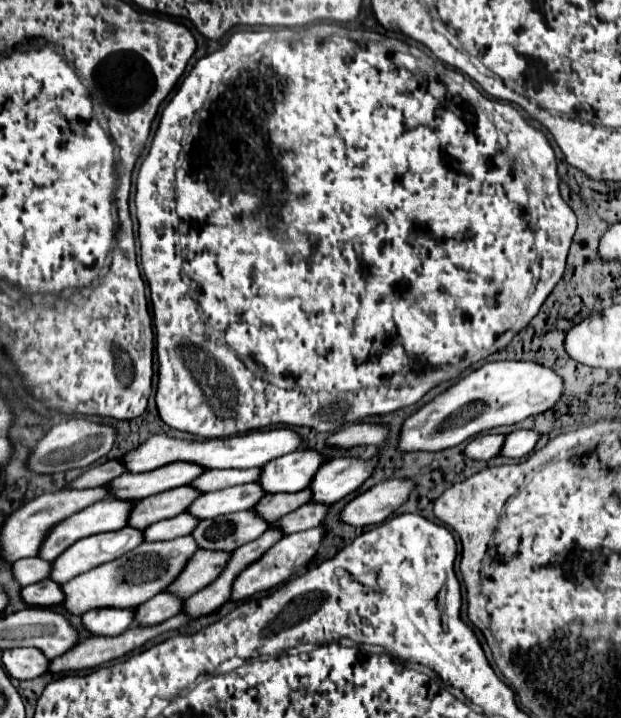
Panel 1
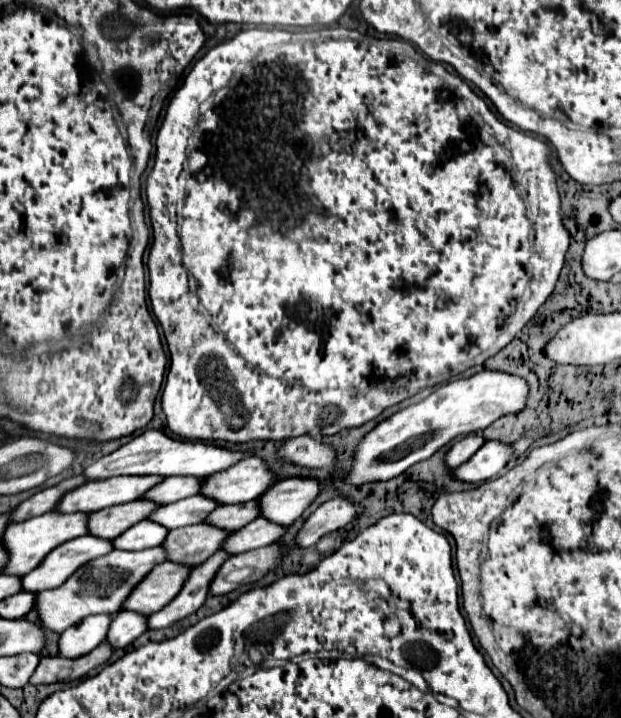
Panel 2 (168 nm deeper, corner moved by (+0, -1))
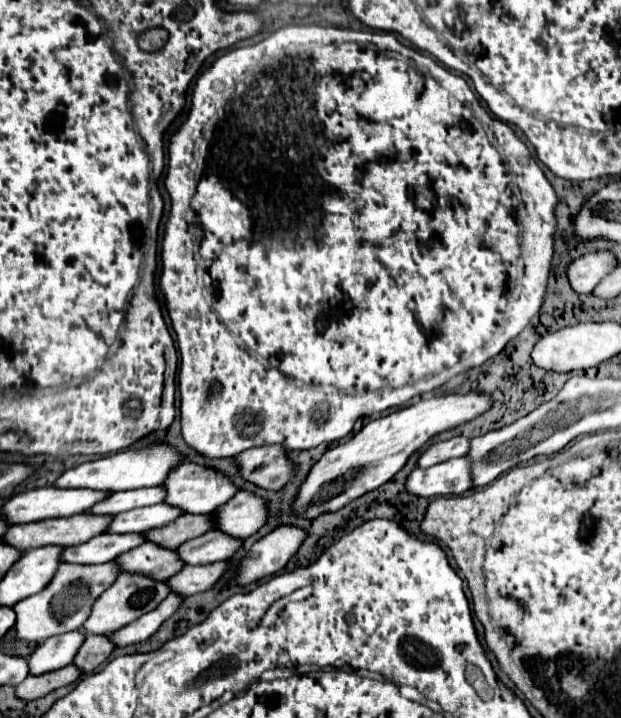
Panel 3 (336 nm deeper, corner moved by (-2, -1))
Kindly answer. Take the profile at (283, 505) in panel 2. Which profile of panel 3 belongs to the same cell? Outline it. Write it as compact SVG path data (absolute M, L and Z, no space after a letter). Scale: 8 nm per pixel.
M237 492L233 500L213 512L213 528L233 538L247 538L265 524L265 500L251 492Z

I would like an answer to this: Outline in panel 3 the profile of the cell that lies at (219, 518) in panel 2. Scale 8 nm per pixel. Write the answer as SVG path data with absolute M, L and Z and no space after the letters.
M187 514L187 516L179 516L177 520L173 520L173 524L165 524L161 528L151 528L149 532L143 532L147 542L153 544L161 544L165 548L177 548L179 544L183 544L185 540L197 538L205 532L209 532L213 528L211 516L195 516L195 514Z

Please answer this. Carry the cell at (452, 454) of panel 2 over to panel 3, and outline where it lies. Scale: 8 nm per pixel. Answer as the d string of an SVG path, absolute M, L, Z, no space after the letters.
M455 436L455 438L451 438L451 440L441 440L441 442L431 444L431 446L419 456L417 466L419 466L419 468L429 468L429 466L435 466L435 464L439 464L439 462L465 456L467 450L469 450L469 438L465 438L465 436Z

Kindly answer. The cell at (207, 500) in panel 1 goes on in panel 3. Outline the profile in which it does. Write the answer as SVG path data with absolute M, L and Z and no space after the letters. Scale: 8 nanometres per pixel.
M155 504L155 506L145 506L145 508L133 508L129 512L115 514L109 528L105 530L107 534L131 534L131 532L145 532L151 528L165 526L179 518L181 512L173 506L167 504Z

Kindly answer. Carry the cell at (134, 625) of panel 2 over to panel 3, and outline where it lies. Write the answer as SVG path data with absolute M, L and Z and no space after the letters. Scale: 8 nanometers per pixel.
M89 634L85 638L85 644L81 644L77 656L73 658L73 664L81 668L81 672L89 674L93 672L101 662L107 660L107 656L113 652L113 644L107 640L107 636L93 636Z

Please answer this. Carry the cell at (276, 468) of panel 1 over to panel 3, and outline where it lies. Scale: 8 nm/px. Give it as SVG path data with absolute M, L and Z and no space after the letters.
M183 462L177 468L173 468L173 472L169 472L169 476L165 478L163 488L167 492L165 504L179 508L183 514L213 512L217 506L225 504L237 492L237 486L233 486L233 482L227 476L223 476L221 472L217 472L213 468L199 466L199 464L191 464L191 462Z

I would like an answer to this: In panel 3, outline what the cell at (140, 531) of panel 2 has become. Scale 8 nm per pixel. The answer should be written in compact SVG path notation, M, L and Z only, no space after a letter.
M101 534L101 536L93 536L93 540L87 540L85 544L63 548L61 562L65 564L105 564L143 542L145 538L141 534L123 534L123 536L121 534Z

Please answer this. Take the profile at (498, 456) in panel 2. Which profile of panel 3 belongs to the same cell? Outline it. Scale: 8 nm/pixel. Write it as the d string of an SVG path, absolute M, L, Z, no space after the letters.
M453 458L447 460L445 464L435 464L433 468L421 470L415 468L407 480L405 480L405 490L413 496L459 496L467 494L471 488L471 470L469 470L469 460L463 458Z

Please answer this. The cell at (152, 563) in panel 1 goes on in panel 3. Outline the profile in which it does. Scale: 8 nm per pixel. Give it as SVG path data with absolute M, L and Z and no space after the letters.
M61 564L53 576L53 580L37 594L19 600L13 610L17 614L15 620L15 636L25 642L45 642L51 636L73 632L83 626L87 616L91 614L93 602L117 580L117 564L95 564L95 566L79 566L79 564Z

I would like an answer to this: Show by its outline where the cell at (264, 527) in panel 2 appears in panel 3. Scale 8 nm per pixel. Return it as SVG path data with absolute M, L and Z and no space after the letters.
M211 530L203 536L197 536L193 540L187 540L181 544L175 552L181 556L185 564L211 564L219 560L227 560L237 552L237 548L243 544L243 540L225 536L223 532Z

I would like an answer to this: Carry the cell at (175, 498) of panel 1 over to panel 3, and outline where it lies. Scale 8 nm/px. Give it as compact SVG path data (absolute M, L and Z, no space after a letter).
M77 514L77 516L67 516L67 518L49 518L49 520L39 520L39 522L29 522L29 524L17 524L15 528L7 528L5 536L1 540L5 540L5 544L17 548L19 552L27 552L33 548L41 548L41 546L77 546L83 544L87 540L91 540L93 536L99 536L105 532L105 528L109 526L109 520L113 520L113 516L89 516L89 514Z

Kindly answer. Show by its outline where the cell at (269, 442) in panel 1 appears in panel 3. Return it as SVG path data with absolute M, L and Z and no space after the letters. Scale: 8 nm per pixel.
M153 444L143 450L123 450L117 454L109 454L85 464L79 464L75 468L65 470L57 482L55 488L91 488L91 490L103 490L103 492L119 492L119 490L133 490L143 486L161 486L165 476L185 462L179 452L169 444Z

